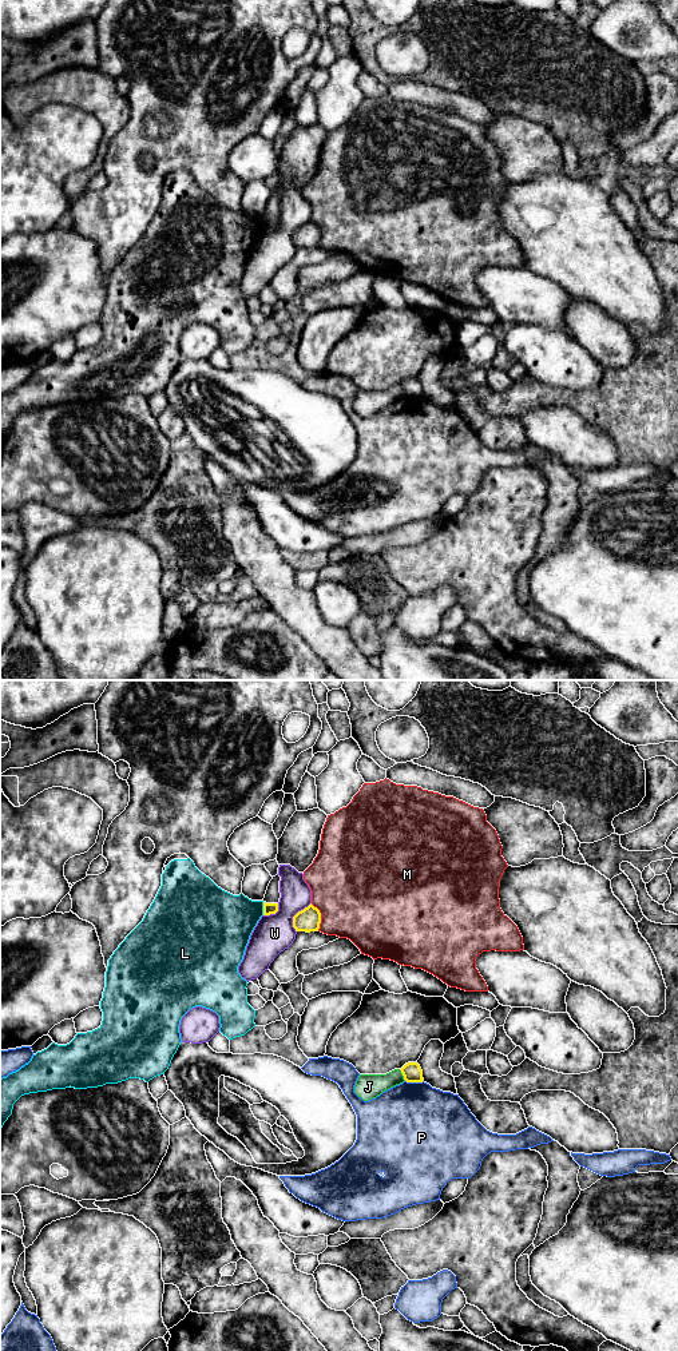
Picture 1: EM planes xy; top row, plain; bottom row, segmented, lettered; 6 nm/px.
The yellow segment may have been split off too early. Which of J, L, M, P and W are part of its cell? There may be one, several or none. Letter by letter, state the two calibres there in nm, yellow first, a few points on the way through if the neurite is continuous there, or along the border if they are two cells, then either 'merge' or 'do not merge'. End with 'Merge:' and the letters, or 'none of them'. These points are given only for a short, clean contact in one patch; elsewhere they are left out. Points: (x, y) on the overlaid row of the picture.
J: 120/150 nm | along xy (399, 1069), (405, 1080) | do not merge
L: 70/340 nm | do not merge
M: 140/480 nm | do not merge
P: 120/500 nm | do not merge
W: 140/240 nm | do not merge
Merge: none of them

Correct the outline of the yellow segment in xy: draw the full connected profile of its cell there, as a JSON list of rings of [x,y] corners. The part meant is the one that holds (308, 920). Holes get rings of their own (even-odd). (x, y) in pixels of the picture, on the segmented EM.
[[[312,903],[293,917],[296,931],[317,931],[321,923],[321,913]]]

